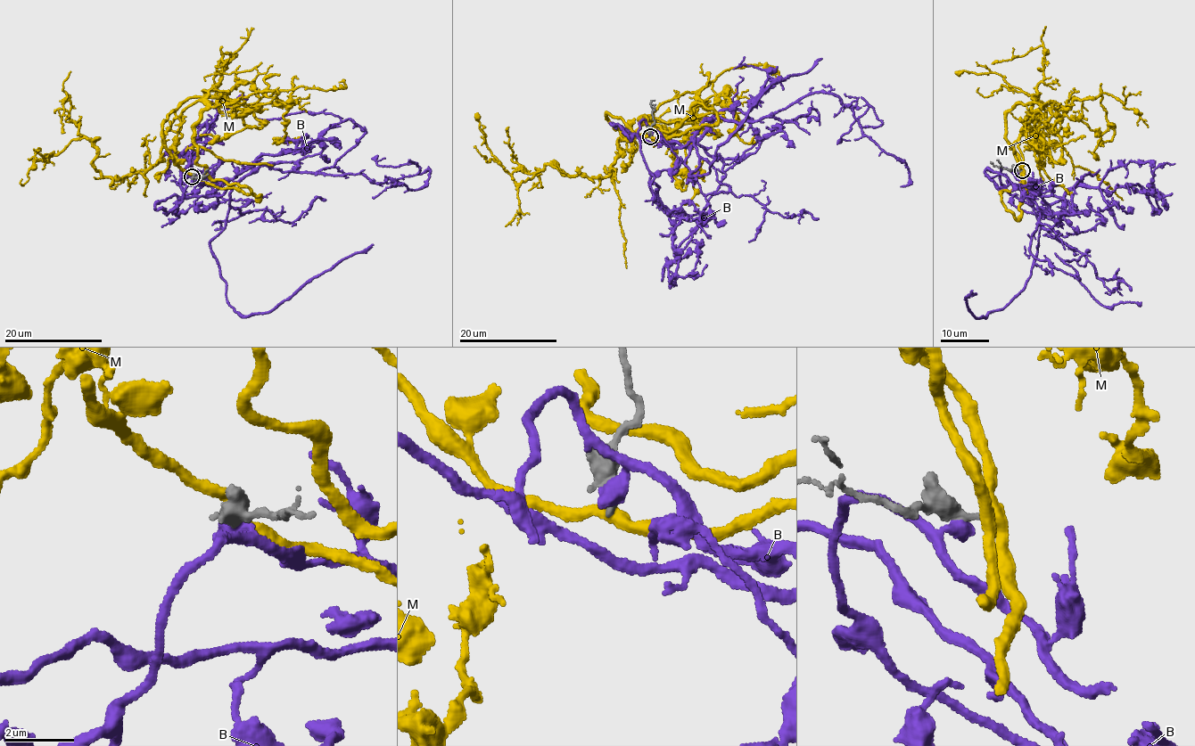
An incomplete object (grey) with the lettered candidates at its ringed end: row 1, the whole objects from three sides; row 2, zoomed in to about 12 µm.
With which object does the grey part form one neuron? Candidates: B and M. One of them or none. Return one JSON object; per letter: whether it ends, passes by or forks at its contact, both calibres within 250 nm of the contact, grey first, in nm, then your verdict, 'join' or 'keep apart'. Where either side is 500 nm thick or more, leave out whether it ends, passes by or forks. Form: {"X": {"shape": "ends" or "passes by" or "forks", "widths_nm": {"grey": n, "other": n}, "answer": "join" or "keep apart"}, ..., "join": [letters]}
{"B": {"shape": "passes by", "widths_nm": {"grey": 400, "other": 380}, "answer": "keep apart"}, "M": {"shape": "passes by", "widths_nm": {"grey": 150, "other": 360}, "answer": "keep apart"}, "join": []}

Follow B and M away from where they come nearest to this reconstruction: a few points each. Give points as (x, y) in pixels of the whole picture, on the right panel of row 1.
B: (1017, 171), (1001, 168), (1000, 189), (985, 171), (1032, 200), (1032, 269), (985, 318), (969, 312), (972, 291)
M: (1022, 169), (1006, 115), (1037, 102), (1033, 147), (1045, 155), (1027, 126), (1039, 93), (996, 73), (955, 74)

